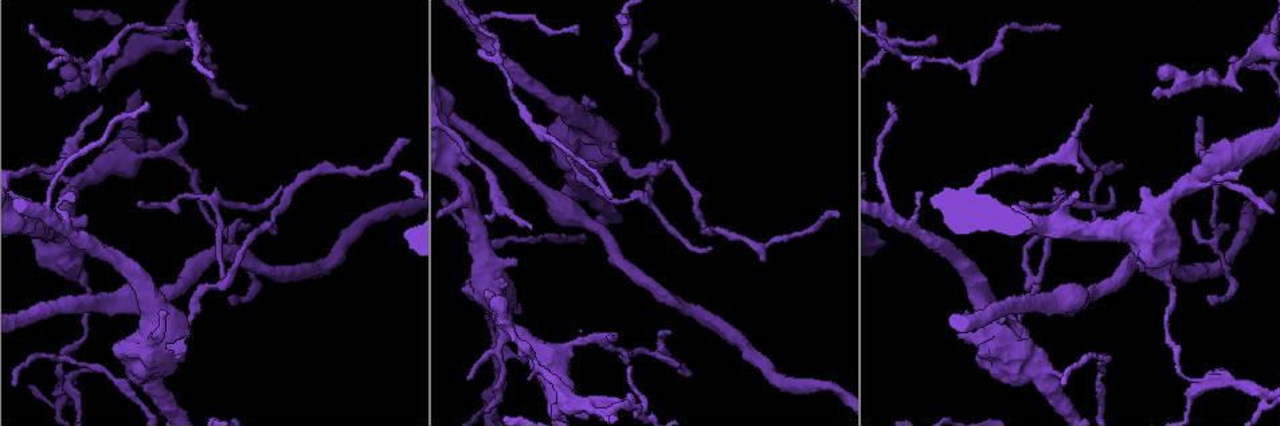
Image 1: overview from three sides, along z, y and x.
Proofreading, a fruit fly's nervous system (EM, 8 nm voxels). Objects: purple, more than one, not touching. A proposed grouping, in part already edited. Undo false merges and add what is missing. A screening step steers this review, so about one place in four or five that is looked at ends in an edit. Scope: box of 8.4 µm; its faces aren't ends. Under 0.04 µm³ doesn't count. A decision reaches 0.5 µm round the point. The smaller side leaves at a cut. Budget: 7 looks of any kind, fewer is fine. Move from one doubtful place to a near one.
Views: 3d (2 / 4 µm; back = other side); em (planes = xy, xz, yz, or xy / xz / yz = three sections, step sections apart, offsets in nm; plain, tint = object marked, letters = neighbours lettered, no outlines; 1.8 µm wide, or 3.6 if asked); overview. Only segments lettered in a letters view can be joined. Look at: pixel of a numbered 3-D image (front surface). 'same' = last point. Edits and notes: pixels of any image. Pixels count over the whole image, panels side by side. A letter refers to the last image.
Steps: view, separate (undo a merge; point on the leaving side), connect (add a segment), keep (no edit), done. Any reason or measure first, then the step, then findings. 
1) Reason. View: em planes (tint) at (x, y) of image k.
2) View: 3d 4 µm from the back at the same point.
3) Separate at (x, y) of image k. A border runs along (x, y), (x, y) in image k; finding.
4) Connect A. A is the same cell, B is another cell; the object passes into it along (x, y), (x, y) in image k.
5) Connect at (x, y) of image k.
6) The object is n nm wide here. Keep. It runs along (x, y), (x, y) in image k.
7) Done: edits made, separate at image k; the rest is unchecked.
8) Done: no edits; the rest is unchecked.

Abrupt turn. View: 3d 4 µm from the back at (1266, 400) of image 1.

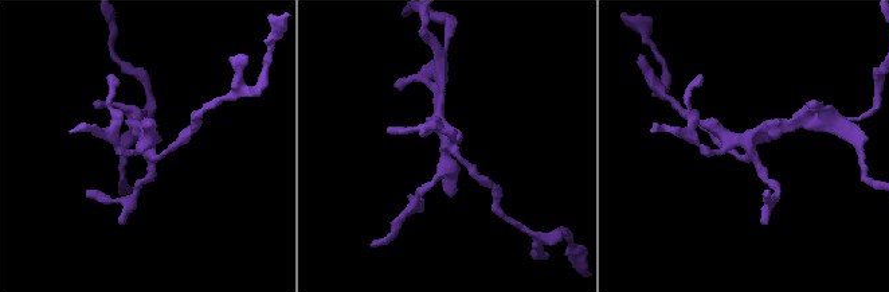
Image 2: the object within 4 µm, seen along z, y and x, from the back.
Shape alone is not enough. View: em planes (letters) at (151, 150) of image 2.

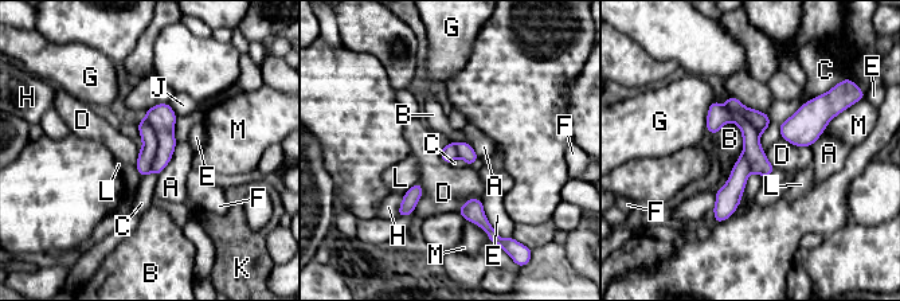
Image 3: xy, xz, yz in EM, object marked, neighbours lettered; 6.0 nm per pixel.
Separate at (147, 153) of image 3. A, B, C, D, E, F, G, H, J, K, L and M are other cells; a border runs along (144, 118), (157, 141), (151, 172) in image 3; a second neuron is stuck on.

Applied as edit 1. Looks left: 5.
View: overview.

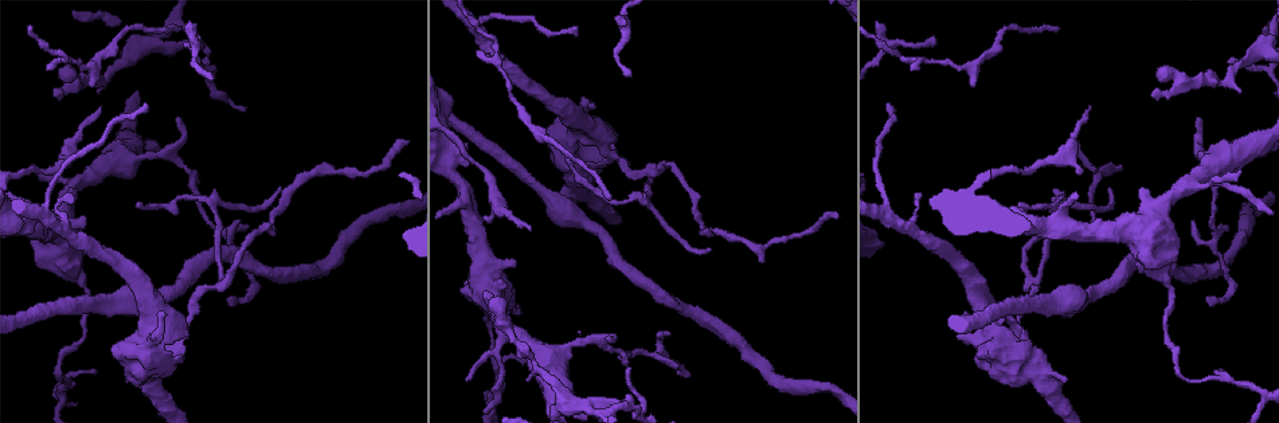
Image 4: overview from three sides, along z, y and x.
Touches itself. View: 3d 4 µm at (586, 127) of image 4.

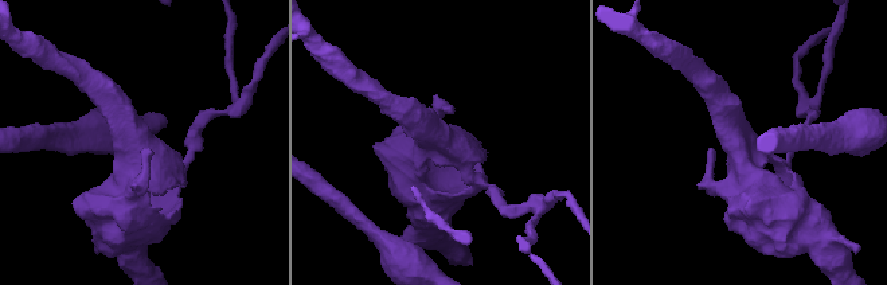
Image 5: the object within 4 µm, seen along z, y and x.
Shape alone is not enough. View: em xz step 4 (plain) at (743, 154) of image 5.

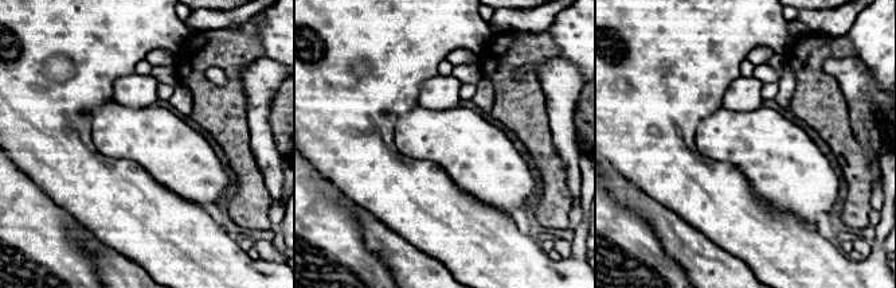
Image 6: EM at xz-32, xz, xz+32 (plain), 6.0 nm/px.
View: em xz step 4 (letters) at the same point.

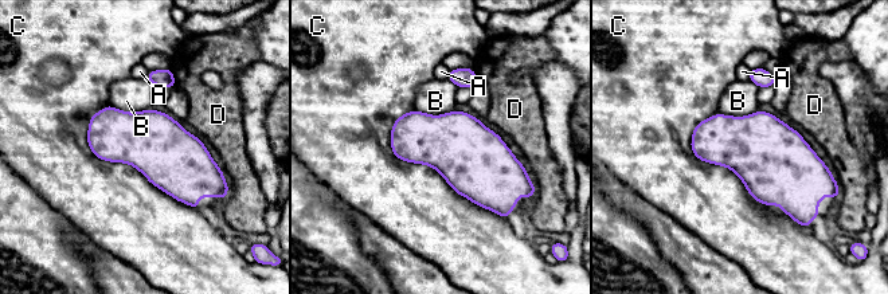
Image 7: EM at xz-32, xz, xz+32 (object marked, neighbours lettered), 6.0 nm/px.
Keep. A, B, C and D are other cells; a border runs along (392, 122), (395, 156), (504, 218) in image 7; continuous, no second neuron.

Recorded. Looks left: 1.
Done: edits made, separate at image 3; the rest is unchecked.

